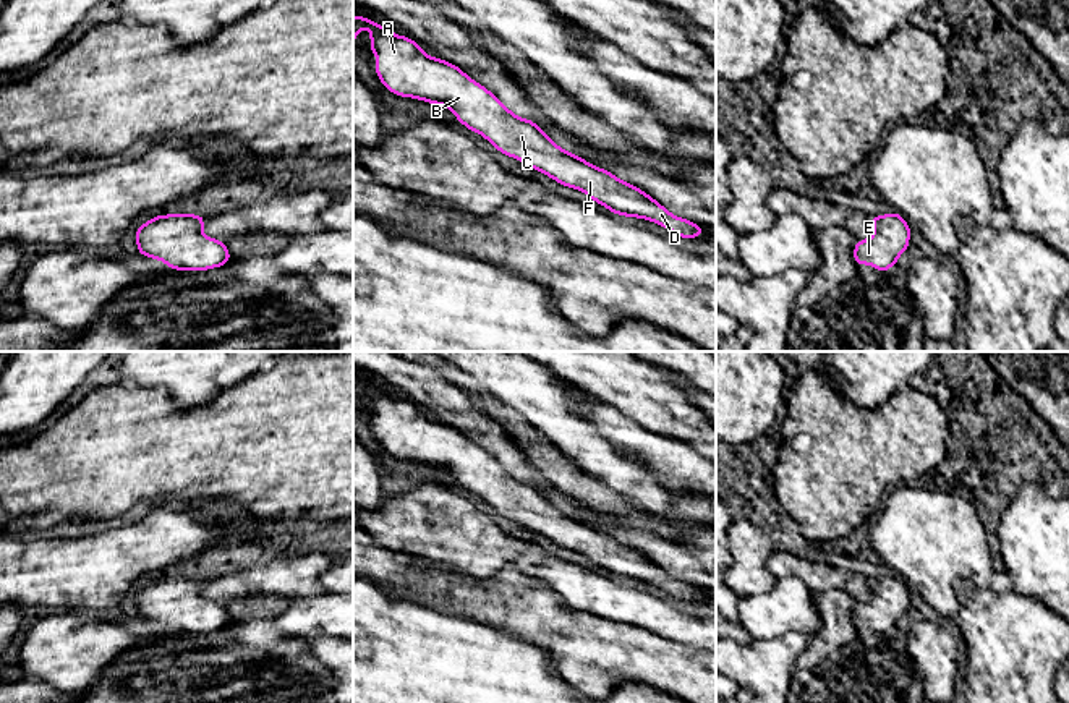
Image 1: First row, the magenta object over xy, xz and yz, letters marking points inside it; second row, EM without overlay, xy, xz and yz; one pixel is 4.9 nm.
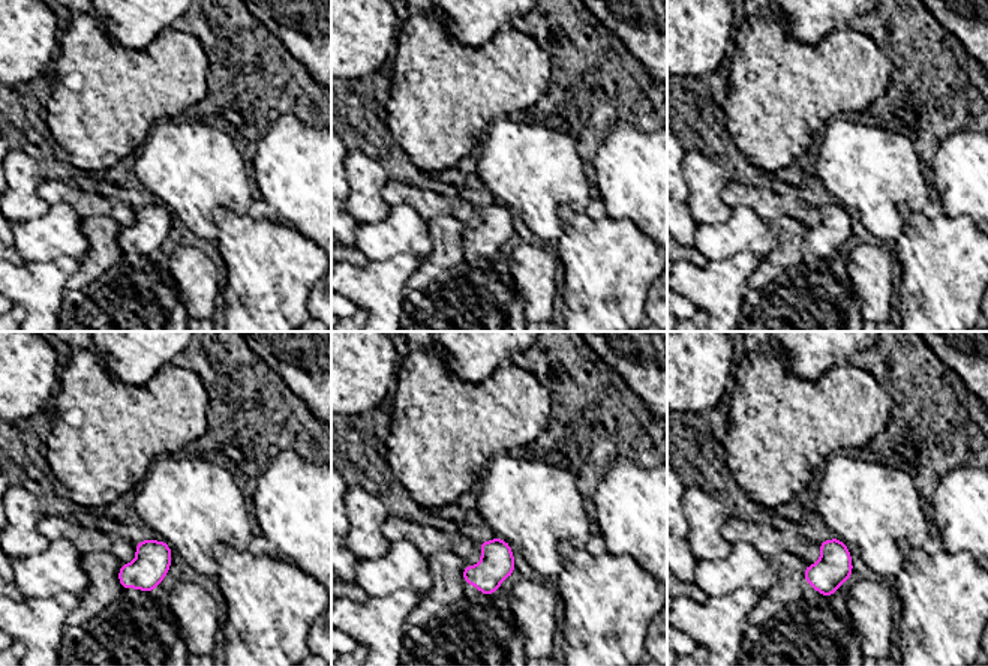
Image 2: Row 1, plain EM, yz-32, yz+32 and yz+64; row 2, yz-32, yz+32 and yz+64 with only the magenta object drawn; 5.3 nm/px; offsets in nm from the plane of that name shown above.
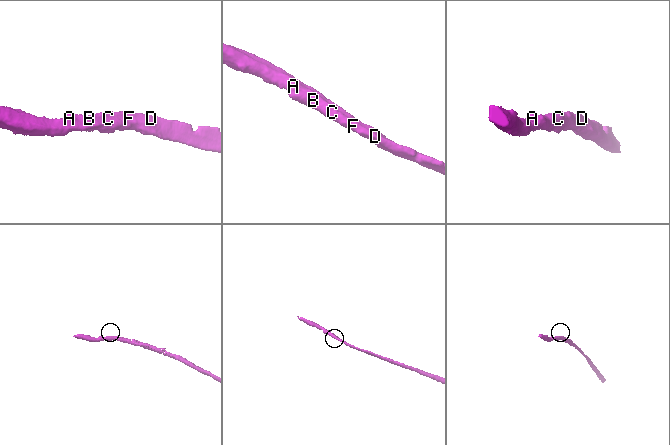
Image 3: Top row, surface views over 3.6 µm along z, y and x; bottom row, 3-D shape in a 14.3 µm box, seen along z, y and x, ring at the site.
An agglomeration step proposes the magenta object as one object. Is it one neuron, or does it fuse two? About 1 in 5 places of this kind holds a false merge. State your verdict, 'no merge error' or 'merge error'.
no merge error

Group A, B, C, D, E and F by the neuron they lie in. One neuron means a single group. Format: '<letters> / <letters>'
A B C D E F

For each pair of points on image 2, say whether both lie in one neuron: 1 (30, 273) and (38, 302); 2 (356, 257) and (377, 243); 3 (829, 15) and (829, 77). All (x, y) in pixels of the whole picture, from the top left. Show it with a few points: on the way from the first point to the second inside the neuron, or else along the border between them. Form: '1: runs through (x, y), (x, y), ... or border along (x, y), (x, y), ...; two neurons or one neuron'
1: runs through (30, 281), (38, 288), (38, 294); one neuron
2: border along (354, 246), (371, 261); two neurons
3: border along (846, 24), (814, 44), (795, 38); two neurons

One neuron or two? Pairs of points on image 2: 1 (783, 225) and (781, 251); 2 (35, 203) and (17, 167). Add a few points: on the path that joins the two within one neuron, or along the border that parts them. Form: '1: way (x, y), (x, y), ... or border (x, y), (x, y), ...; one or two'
1: way (783, 231), (783, 245); one
2: way (26, 194), (23, 191), (23, 176); one

